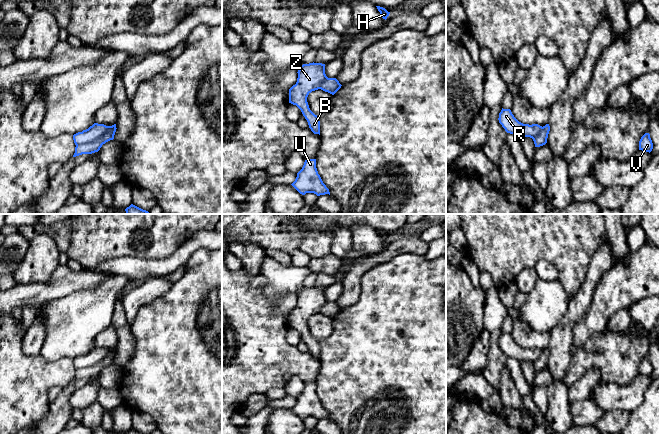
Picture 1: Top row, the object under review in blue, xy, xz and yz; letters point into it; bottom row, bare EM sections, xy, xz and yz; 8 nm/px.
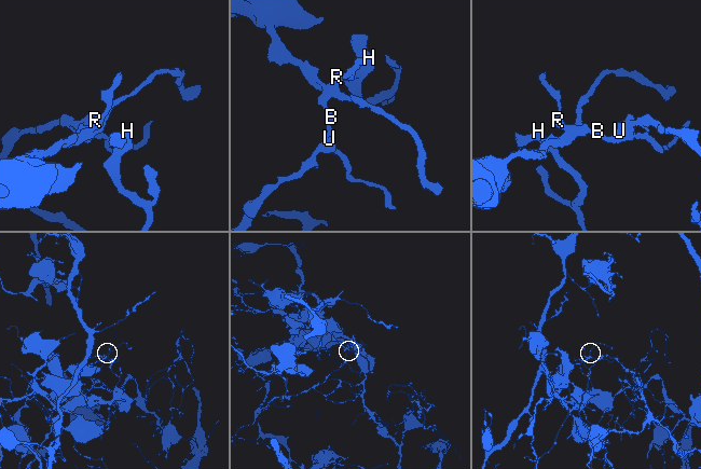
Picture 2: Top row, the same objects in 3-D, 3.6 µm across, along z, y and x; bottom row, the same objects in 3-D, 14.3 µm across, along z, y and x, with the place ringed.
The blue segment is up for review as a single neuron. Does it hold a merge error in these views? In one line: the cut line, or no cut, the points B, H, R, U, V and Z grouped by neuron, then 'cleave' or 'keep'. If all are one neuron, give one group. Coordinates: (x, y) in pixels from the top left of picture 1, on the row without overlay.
cut in xy along (108, 350), (97, 363), (76, 369); B R U V Z / H; cleave

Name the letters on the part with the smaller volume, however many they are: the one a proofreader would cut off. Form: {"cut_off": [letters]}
{"cut_off": ["B", "R", "U", "V", "Z"]}

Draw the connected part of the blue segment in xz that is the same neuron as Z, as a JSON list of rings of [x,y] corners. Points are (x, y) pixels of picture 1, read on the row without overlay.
[[[303,288],[297,297],[297,306],[289,313],[289,327],[301,334],[311,355],[320,359],[319,340],[310,334],[307,321],[312,315],[320,313],[321,307],[328,302],[325,298],[325,288]]]

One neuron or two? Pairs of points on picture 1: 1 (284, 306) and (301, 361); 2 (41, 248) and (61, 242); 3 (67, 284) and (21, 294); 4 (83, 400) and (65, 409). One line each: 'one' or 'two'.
1: one
2: two
3: one
4: two

